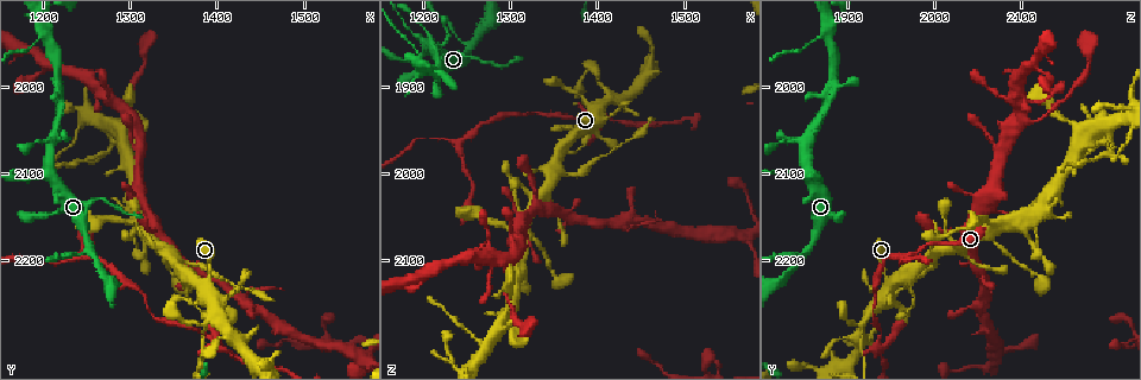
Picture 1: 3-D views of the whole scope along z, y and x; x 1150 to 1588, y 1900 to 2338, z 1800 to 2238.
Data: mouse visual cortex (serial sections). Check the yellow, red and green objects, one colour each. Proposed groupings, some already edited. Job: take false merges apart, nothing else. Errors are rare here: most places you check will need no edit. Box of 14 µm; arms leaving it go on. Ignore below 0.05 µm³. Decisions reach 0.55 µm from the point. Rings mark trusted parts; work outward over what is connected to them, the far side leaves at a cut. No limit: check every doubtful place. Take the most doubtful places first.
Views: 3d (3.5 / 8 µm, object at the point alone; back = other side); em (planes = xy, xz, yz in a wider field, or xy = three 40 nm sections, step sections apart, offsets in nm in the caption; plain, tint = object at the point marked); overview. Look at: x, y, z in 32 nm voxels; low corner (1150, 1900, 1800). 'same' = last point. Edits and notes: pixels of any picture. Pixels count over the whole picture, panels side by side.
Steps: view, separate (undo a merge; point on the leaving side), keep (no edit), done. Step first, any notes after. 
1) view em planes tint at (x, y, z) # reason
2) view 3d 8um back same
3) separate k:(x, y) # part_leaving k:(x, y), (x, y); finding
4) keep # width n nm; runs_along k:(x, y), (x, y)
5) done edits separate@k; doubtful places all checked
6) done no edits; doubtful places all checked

view 3d 3.5um at (1210, 2050, 1855) # four arms meet

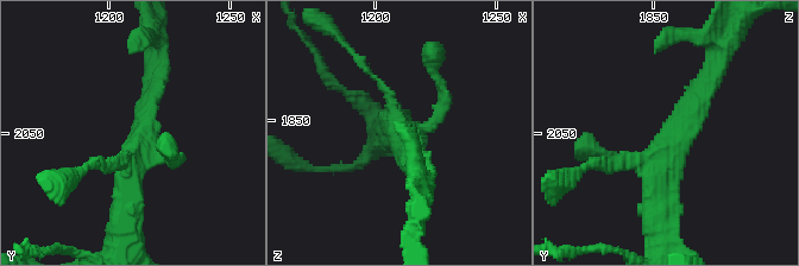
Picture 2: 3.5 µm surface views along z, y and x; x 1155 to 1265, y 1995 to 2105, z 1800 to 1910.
view em xy step 1 tint at (1212, 2050, 1857) # shape alone is not enough

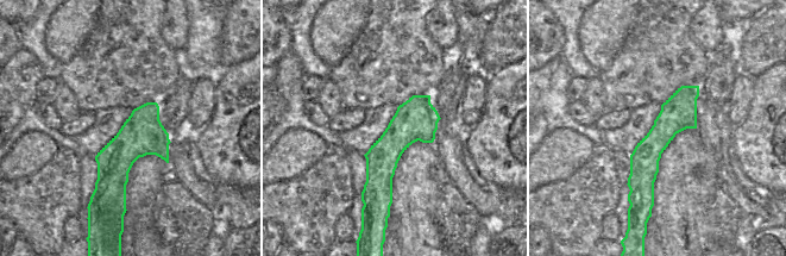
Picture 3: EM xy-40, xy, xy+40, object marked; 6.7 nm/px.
keep # one cell here

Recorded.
view 3d 3.5um at (1255, 2185, 1850) # three-way junction

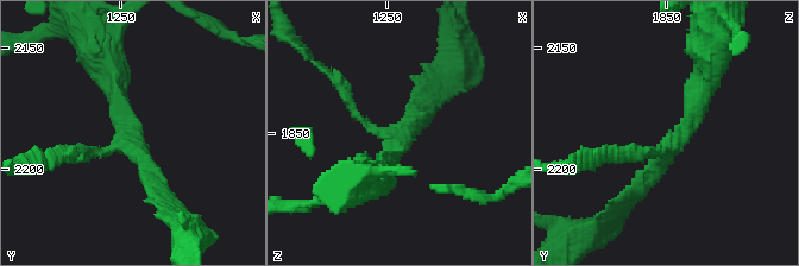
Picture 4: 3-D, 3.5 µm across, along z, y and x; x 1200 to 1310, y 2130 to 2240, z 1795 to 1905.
view em planes tint at (1253, 2188, 1854) # arms 3; arm_widths 150, 250, 300 nm; shape alone is not enough

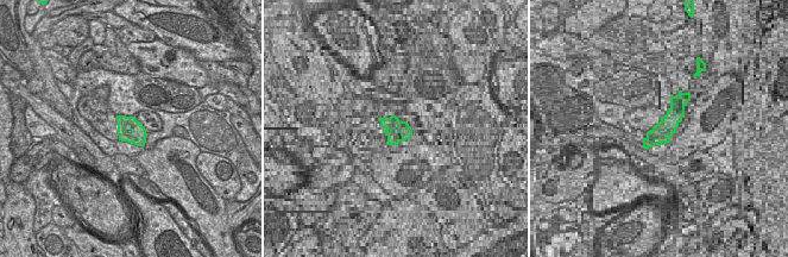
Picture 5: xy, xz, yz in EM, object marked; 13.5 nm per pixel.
keep # runs_along 4:(710, 76), (689, 127), (630, 196); all the same cell

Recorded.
view 3d 8um at (1400, 2255, 1930) # sudden change in width

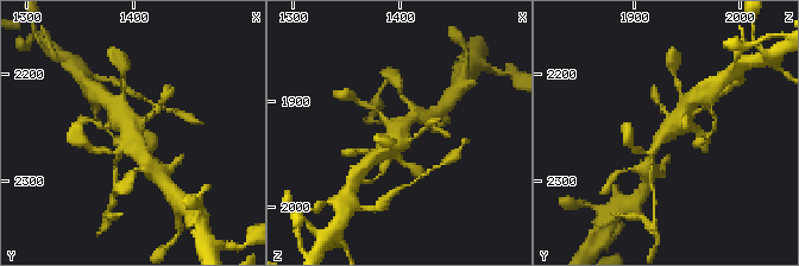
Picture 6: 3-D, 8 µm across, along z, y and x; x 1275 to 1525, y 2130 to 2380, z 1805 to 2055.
view em xy step 3 tint at (1400, 2256, 1932) # now the EM

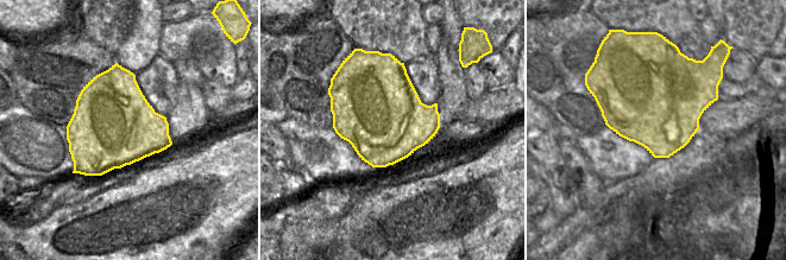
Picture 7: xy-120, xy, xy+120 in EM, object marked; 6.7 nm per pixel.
keep # runs_along 6:(681, 97), (680, 116), (653, 151); continuous, no second cell

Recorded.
view 3d 3.5um at (1275, 2075, 2205)

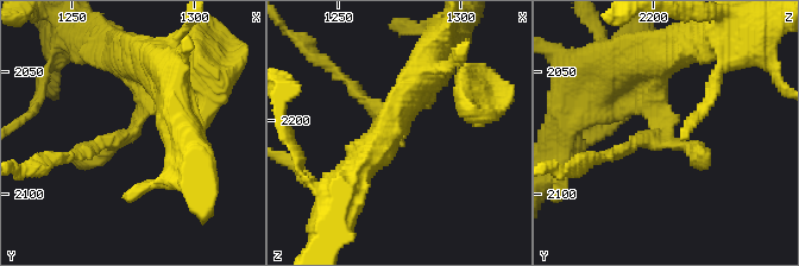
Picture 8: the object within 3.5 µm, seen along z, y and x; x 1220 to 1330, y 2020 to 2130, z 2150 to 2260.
view em xy step 2 tint at (1276, 2074, 2204) # shape alone is not enough

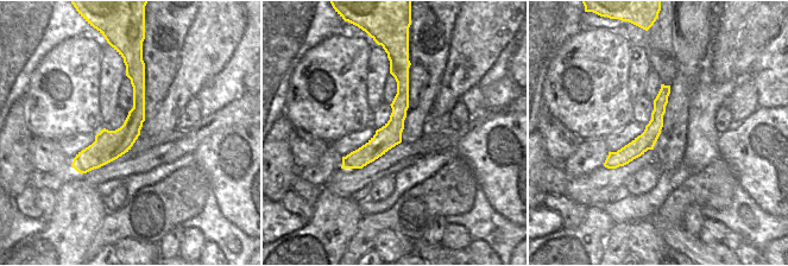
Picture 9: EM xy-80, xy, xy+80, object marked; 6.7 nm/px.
keep # runs_along 9:(139, 56), (134, 121), (80, 169); all the same cell

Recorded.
view 3d 8um at (1385, 2275, 1915) # small branch off a trunk

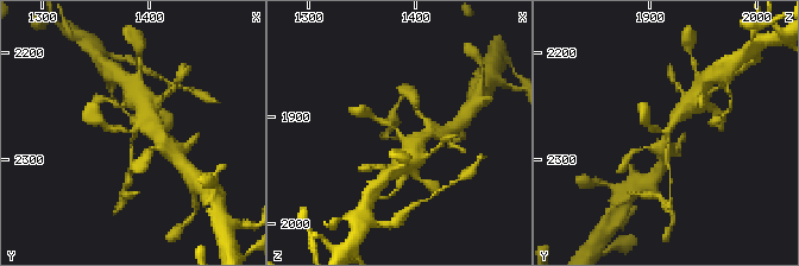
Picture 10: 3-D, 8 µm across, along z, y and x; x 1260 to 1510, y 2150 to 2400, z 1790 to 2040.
view em planes tint at (1388, 2272, 1916) # arms 3; arm_widths 100, 200, 500 nm; now the EM

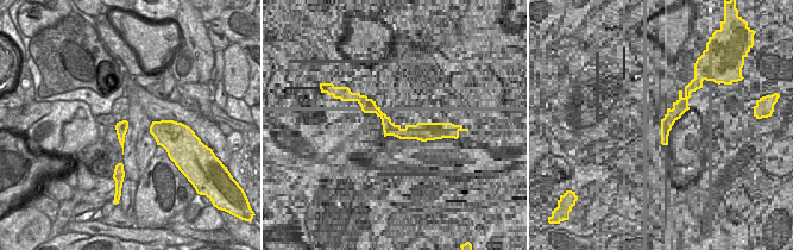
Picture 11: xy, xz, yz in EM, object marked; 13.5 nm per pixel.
keep # runs_along 10:(413, 153), (371, 116); one cell here

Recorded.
view 3d 3.5um at (1240, 2195, 1970)

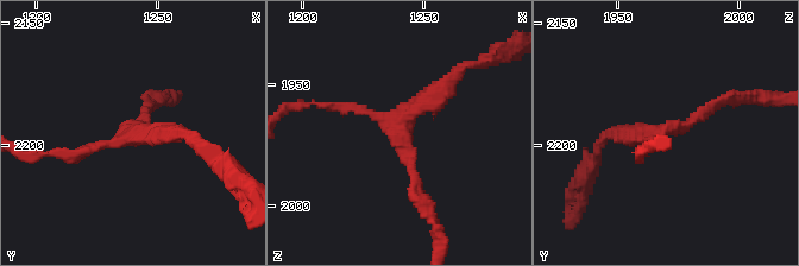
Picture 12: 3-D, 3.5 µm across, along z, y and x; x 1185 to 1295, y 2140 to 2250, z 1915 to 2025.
view em xy step 2 plain at (1241, 2195, 1966) # arms 3; arm_widths 150, 150, 200 nm; need the tissue

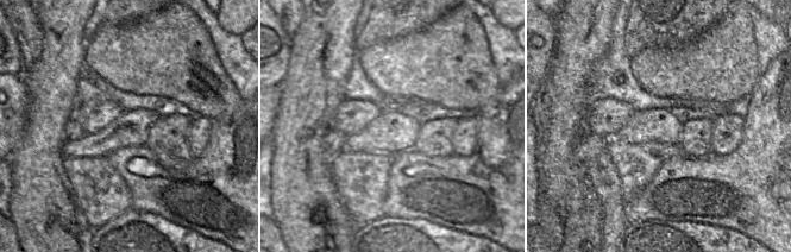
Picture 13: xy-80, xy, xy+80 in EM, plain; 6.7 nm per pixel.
view em xy step 2 tint same

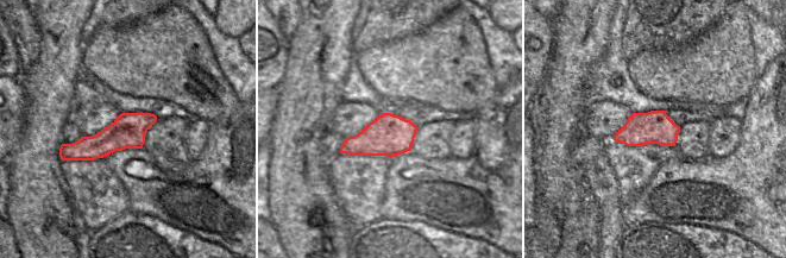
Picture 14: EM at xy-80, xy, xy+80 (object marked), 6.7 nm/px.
keep # runs_along 14:(152, 118), (98, 146), (62, 153); all the same cell

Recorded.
view 3d 8um at (1400, 2305, 1935) # sudden change in width

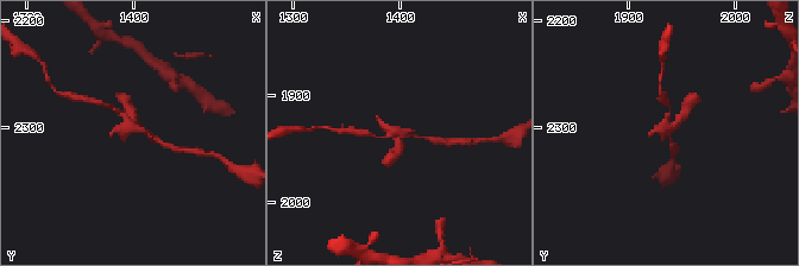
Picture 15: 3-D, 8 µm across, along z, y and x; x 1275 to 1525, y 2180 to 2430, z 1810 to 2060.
view em xy step 5 tint at (1400, 2302, 1936) # need the tissue

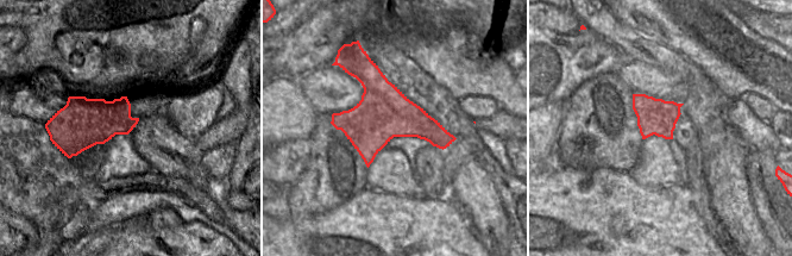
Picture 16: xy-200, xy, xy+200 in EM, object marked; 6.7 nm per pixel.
keep # one cell here

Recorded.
done no edits; doubtful places all checked

